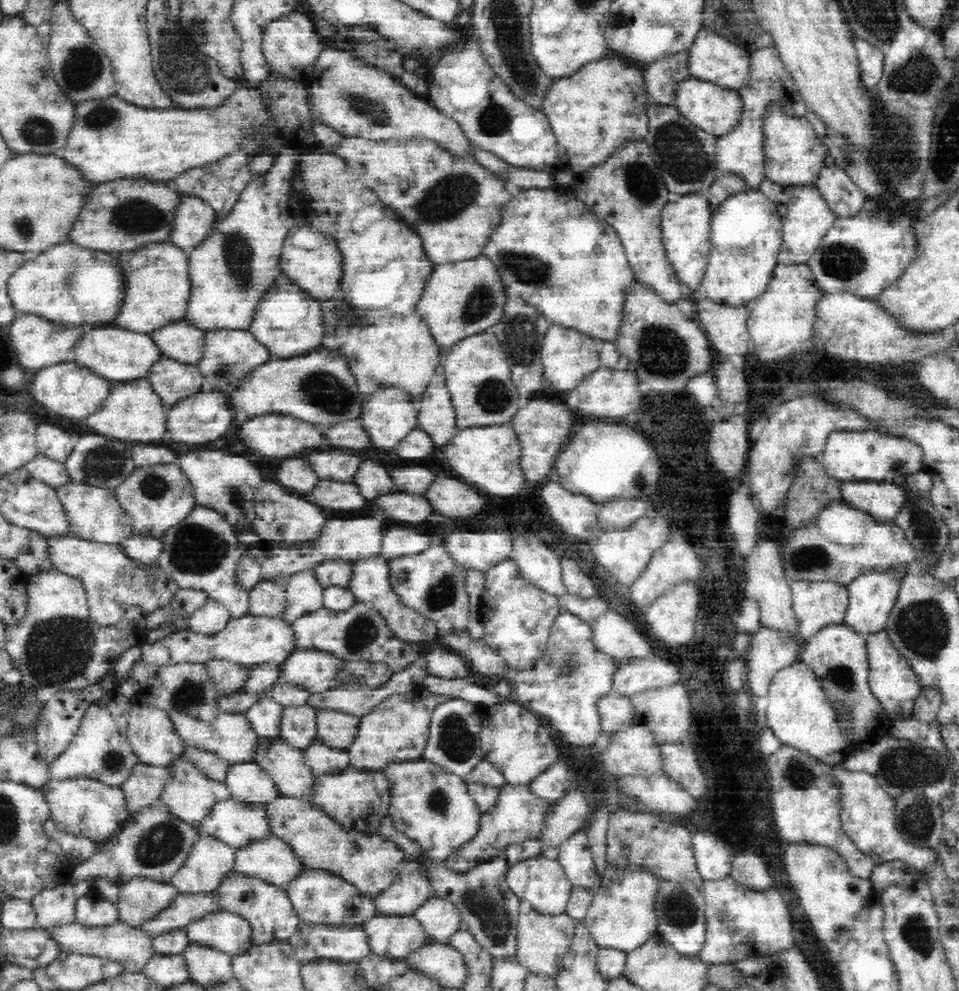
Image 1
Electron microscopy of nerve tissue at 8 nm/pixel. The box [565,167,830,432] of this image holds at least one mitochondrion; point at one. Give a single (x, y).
(660, 351)

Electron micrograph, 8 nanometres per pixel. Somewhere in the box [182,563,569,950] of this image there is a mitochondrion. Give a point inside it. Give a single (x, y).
(456, 743)

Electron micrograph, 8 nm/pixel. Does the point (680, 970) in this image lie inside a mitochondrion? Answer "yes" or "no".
no

